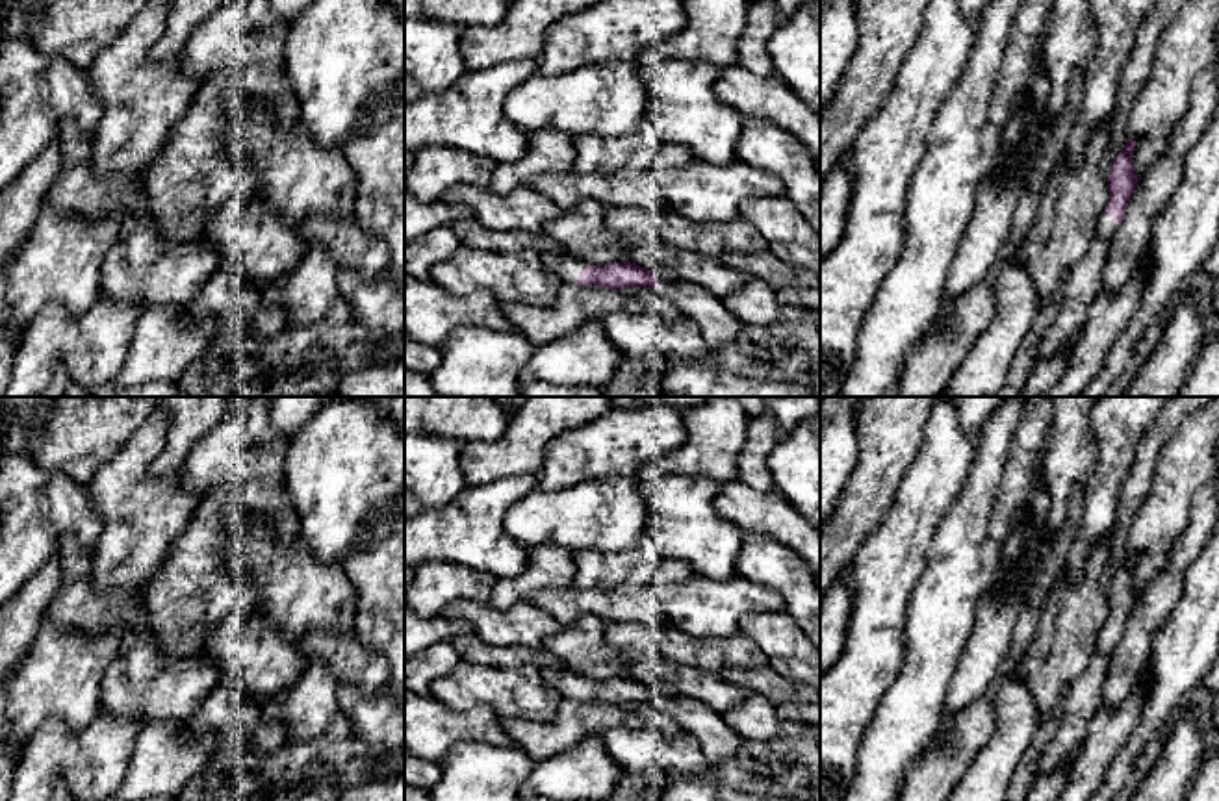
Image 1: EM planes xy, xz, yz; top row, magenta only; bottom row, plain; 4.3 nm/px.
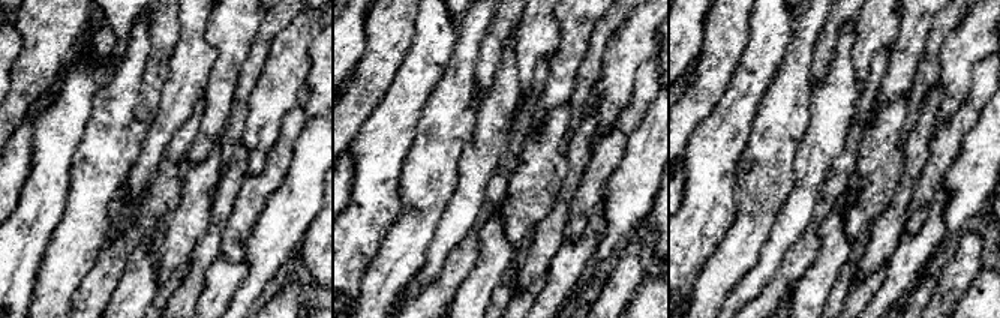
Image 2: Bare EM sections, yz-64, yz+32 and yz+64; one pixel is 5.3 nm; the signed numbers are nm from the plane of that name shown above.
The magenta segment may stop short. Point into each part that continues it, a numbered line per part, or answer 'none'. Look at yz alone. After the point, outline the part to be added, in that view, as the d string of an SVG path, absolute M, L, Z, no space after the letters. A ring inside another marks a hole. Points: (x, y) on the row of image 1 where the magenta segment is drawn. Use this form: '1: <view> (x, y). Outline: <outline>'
1: yz (1084, 282). Outline: M1100 215L1087 254L1071 269L1063 282L1059 313L1041 337L1037 362L1058 356L1067 349L1069 339L1080 334L1089 306L1102 293L1102 271L1117 226L1111 215Z

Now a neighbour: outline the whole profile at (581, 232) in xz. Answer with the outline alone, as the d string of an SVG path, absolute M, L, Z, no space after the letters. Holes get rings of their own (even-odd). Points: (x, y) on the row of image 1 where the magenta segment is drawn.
M583 198L573 210L562 211L544 232L560 245L564 254L586 265L603 267L627 261L623 235L605 226L603 206L590 198Z

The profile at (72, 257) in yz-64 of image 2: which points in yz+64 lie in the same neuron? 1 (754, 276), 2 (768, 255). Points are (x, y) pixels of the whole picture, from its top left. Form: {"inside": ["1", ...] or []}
{"inside": []}

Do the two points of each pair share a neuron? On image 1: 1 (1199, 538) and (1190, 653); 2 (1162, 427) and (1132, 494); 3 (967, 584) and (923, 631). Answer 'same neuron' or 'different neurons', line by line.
1: different neurons
2: same neuron
3: same neuron

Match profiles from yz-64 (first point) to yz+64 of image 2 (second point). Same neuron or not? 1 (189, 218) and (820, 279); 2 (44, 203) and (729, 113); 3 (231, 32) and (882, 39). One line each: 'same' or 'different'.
1: different
2: same
3: different

